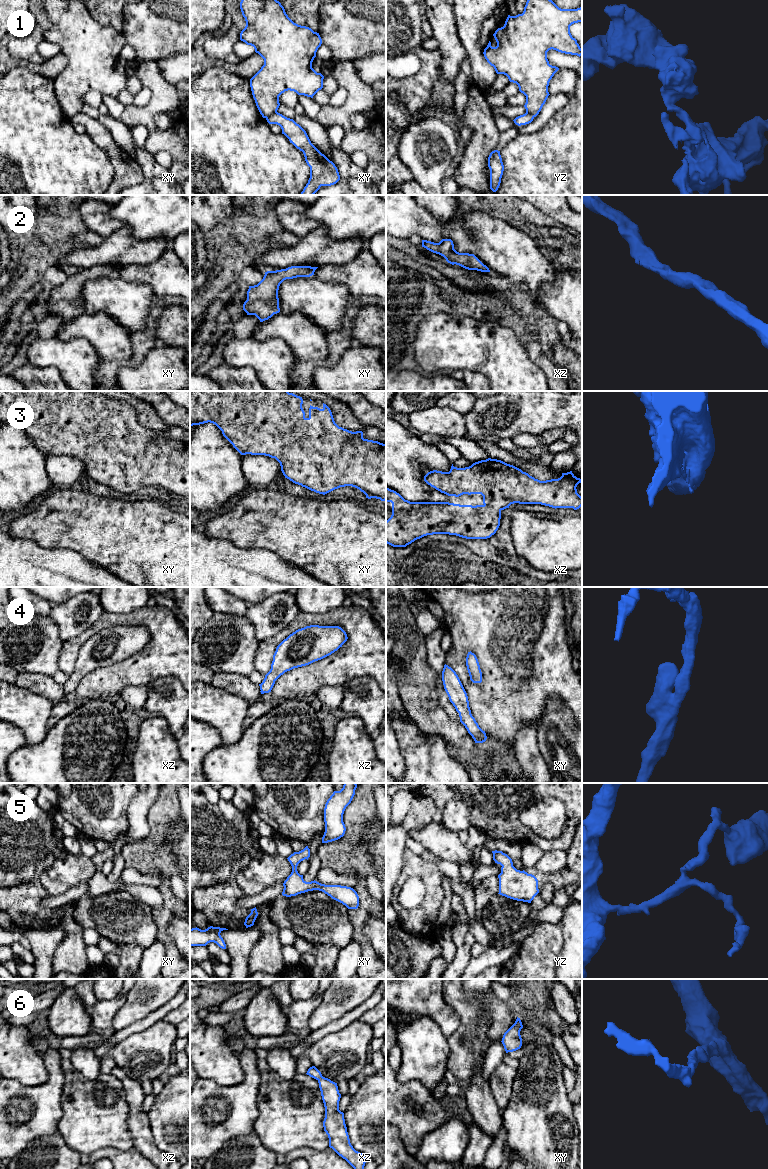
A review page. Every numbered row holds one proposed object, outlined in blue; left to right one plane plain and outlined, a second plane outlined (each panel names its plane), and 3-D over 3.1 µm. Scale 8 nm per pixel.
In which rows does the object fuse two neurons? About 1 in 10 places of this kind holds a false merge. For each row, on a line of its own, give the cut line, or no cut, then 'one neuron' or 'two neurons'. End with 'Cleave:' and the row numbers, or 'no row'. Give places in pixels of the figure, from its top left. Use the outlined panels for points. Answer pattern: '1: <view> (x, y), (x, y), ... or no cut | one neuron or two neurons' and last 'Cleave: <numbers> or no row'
1: xy (276, 111), (266, 118) | two neurons
2: no cut | one neuron
3: no cut | one neuron
4: no cut | one neuron
5: no cut | one neuron
6: no cut | one neuron
Cleave: 1

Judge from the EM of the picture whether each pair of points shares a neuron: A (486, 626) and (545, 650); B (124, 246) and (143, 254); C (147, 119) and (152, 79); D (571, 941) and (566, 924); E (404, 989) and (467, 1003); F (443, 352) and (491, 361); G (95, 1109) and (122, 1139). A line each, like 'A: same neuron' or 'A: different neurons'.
A: same neuron
B: same neuron
C: same neuron
D: same neuron
E: different neurons
F: same neuron
G: same neuron

